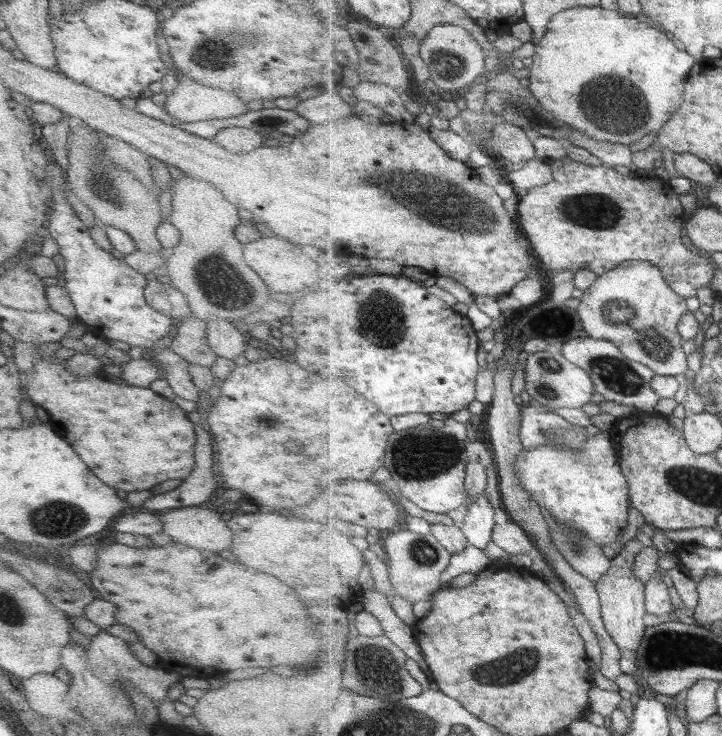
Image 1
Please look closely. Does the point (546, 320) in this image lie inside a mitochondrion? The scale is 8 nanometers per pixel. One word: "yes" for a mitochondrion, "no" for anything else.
no

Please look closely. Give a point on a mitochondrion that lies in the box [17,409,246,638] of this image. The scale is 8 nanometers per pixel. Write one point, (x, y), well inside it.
(58, 520)

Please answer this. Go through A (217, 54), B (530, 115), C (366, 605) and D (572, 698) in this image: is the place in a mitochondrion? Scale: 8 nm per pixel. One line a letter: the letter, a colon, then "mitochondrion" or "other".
A: mitochondrion
B: mitochondrion
C: other
D: other

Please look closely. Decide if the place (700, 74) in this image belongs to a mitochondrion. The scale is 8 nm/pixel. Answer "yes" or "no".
no

